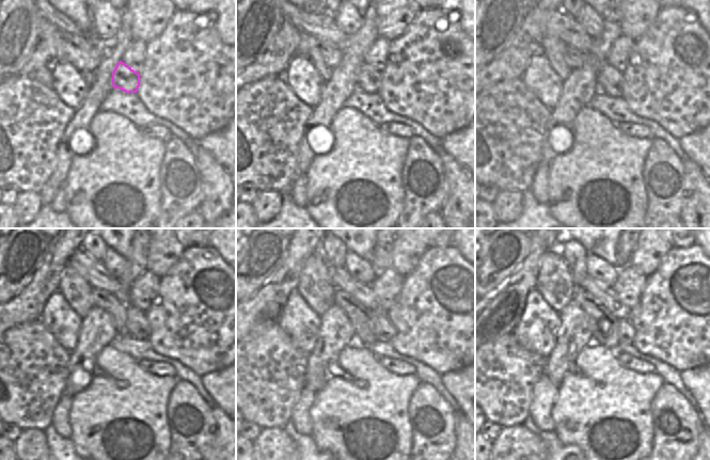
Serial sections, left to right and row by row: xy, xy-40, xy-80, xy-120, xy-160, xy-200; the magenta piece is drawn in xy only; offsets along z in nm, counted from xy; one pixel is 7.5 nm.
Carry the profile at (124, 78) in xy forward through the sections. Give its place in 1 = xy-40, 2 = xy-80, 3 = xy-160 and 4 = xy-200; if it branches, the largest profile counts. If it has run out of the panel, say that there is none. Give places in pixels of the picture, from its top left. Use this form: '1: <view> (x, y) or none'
1: xy-40 (368, 79)
2: xy-80 (611, 81)
3: xy-160 (383, 330)
4: xy-200 (626, 330)

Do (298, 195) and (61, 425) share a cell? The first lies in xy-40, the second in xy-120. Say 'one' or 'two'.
one

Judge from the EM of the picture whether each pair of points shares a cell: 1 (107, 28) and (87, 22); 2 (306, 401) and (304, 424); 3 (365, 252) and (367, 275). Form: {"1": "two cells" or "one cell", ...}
{"1": "two cells", "2": "one cell", "3": "two cells"}

